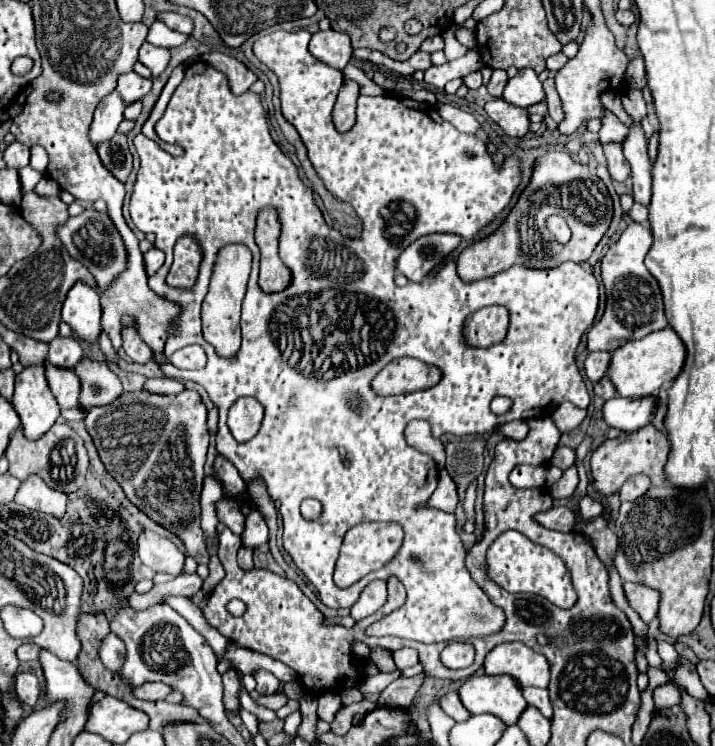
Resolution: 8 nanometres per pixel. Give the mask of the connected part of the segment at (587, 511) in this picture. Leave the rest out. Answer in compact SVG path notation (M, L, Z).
M584 496L578 504L578 514L582 516L582 520L592 520L596 516L602 516L602 510L604 510L604 506L588 496Z

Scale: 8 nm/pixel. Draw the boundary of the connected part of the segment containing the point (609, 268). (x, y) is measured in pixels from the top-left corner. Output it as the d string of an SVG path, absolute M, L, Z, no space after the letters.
M632 222L620 236L616 244L612 244L602 260L602 282L606 286L606 310L600 322L596 322L588 332L588 350L590 352L614 352L622 344L630 340L638 340L648 336L650 332L662 330L668 326L662 292L656 278L644 266L644 256L648 254L654 238L650 228Z

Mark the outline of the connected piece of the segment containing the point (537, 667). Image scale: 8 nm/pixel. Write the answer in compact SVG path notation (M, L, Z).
M506 642L498 644L484 662L484 670L490 676L508 674L516 678L516 682L536 688L546 688L550 680L550 666L542 654L536 654L534 650L528 650L528 646L520 642Z

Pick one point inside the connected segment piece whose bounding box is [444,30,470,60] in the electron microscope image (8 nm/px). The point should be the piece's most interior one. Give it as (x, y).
(453, 48)

